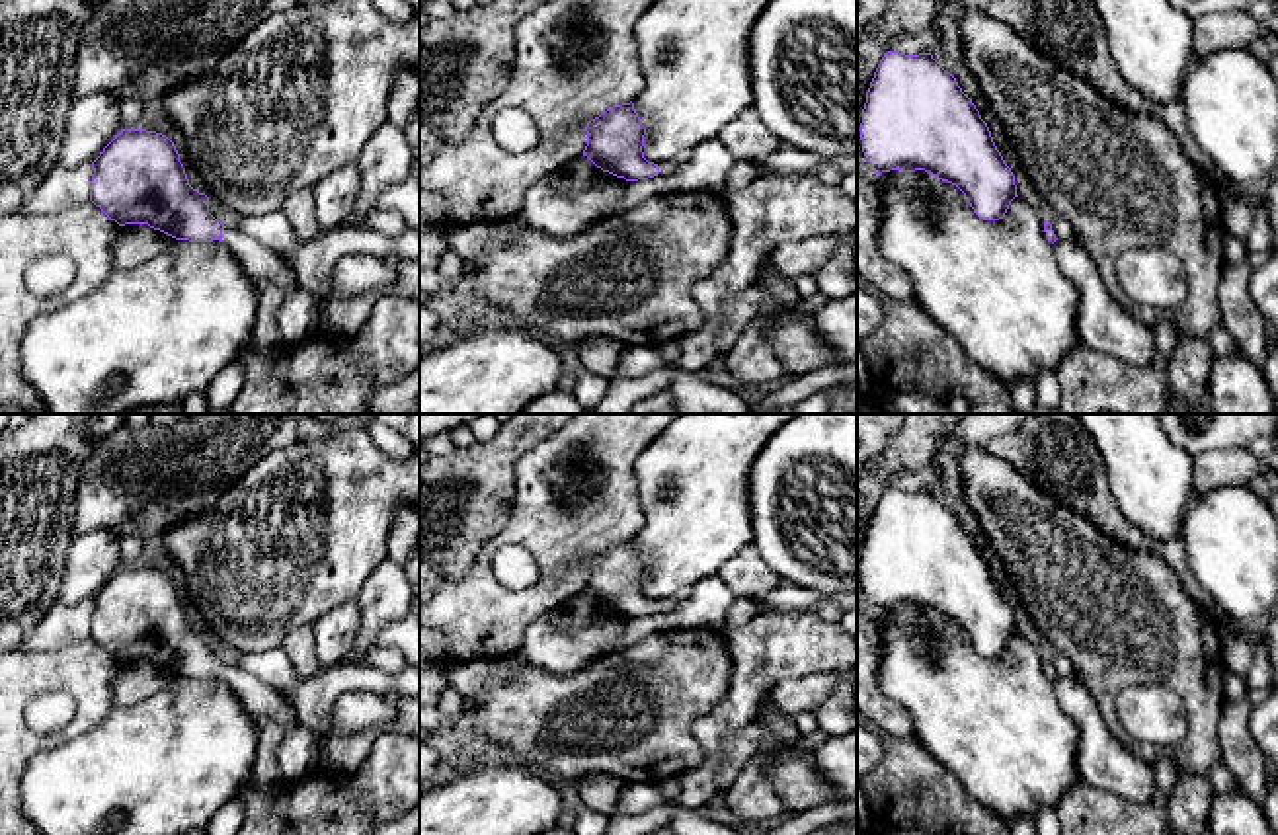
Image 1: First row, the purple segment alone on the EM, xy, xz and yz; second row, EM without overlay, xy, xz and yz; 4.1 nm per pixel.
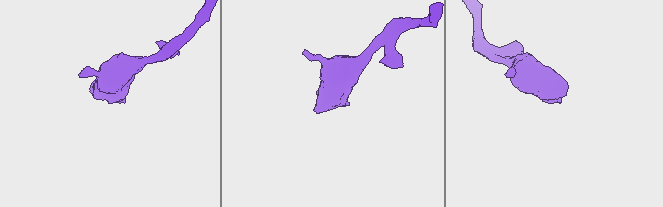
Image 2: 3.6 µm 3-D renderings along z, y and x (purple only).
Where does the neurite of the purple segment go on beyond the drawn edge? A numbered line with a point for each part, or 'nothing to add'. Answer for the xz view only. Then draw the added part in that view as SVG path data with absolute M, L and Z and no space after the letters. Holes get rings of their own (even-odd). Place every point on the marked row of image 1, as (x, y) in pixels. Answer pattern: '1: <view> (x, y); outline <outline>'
1: xz (685, 157); outline M693 150L679 152L673 160L659 166L659 174L675 174L693 160Z

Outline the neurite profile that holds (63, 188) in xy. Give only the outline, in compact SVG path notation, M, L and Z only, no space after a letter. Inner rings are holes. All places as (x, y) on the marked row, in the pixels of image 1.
M92 162L76 168L57 166L29 193L18 213L59 213L90 201Z

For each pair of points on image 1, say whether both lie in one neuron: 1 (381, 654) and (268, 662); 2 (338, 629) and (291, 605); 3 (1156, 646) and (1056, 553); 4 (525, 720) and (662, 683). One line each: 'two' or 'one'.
1: two
2: two
3: one
4: one

